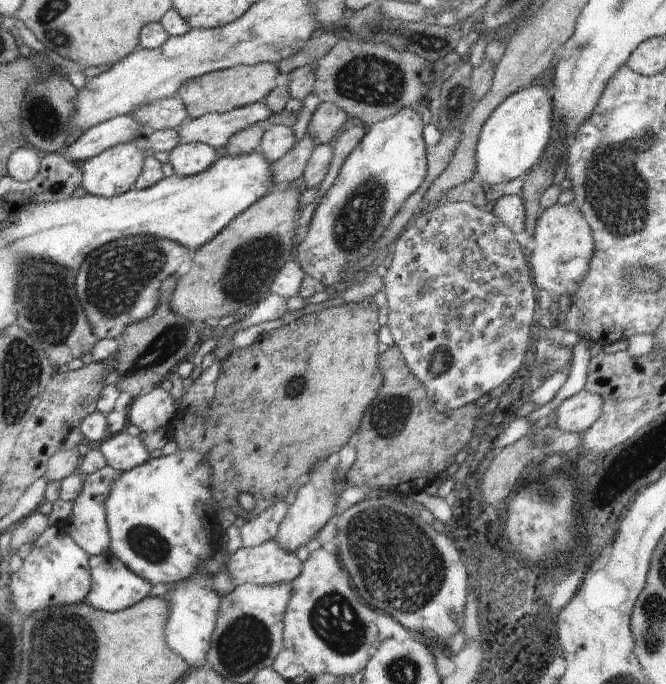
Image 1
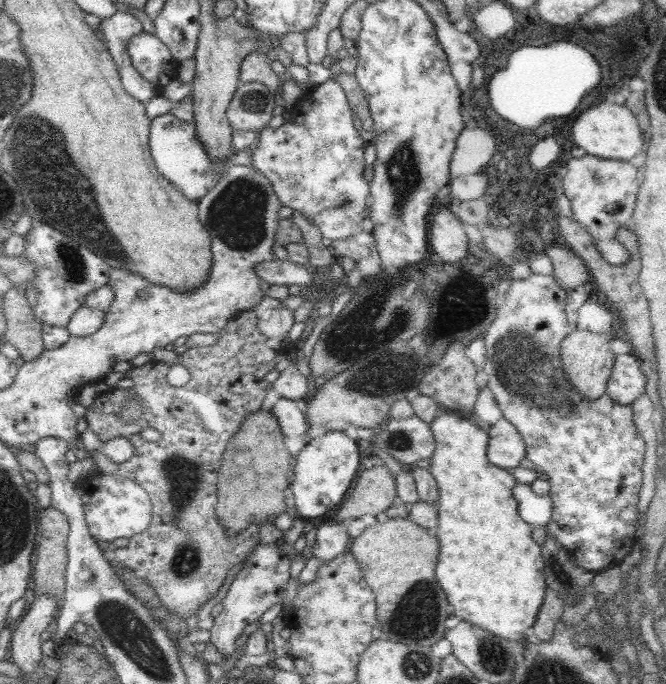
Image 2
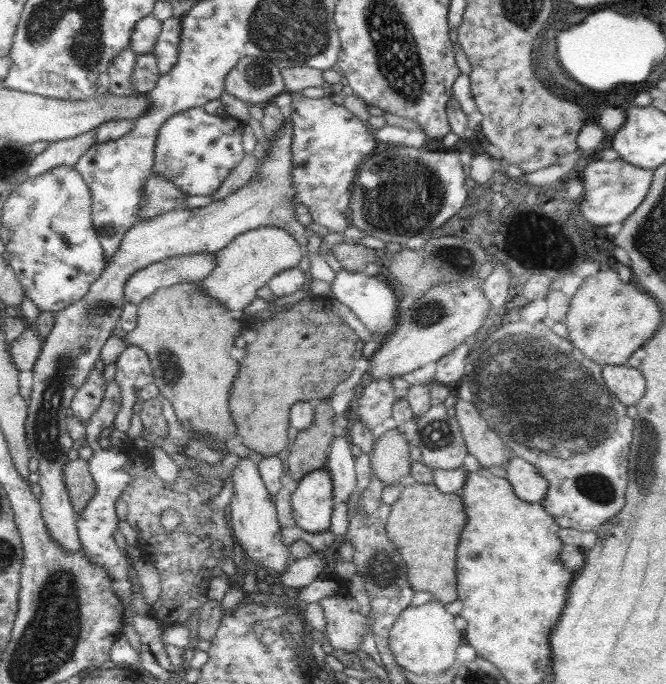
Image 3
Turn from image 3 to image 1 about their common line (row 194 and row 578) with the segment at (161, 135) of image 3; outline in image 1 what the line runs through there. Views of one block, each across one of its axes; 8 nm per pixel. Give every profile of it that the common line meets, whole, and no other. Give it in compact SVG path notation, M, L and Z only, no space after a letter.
M204 561L190 579L182 581L172 591L164 594L171 608L169 619L165 624L167 645L192 668L208 666L205 654L208 653L210 637L221 606L221 596L212 590L214 576L206 578L198 574L198 571L203 568L203 563Z

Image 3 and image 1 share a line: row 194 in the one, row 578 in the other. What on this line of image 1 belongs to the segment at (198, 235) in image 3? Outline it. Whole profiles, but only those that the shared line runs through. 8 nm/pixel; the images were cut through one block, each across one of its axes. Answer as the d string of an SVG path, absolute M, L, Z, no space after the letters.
M274 539L255 547L241 547L226 563L226 572L232 584L252 583L258 586L293 581L301 573L302 562L294 553L286 552Z

